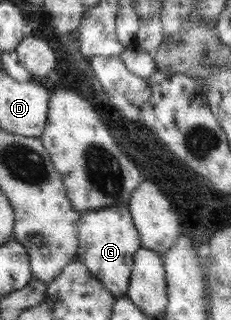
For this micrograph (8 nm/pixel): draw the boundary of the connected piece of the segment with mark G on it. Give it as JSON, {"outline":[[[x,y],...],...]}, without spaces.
{"outline":[[[111,205],[80,213],[77,221],[79,246],[77,257],[92,275],[114,296],[126,295],[133,266],[134,254],[141,248],[127,205]]]}

